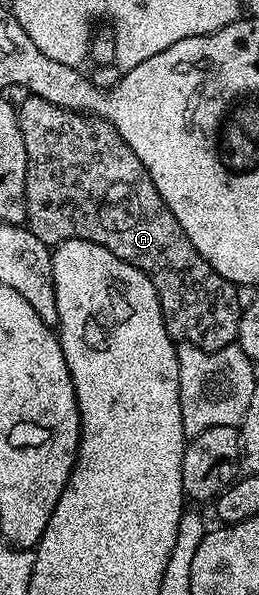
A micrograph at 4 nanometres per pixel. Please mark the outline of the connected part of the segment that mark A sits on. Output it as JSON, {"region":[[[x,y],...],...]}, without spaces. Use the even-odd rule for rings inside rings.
{"region":[[[25,96],[25,99],[19,102],[17,119],[23,132],[23,144],[27,148],[27,180],[25,181],[27,212],[25,213],[25,222],[31,233],[39,236],[39,240],[43,240],[43,244],[50,248],[58,246],[60,242],[66,242],[67,240],[91,240],[95,244],[107,248],[107,252],[115,252],[115,256],[119,256],[119,260],[127,260],[127,264],[139,268],[139,272],[143,272],[149,277],[155,292],[159,296],[163,324],[173,338],[174,343],[186,342],[187,344],[195,344],[204,350],[218,350],[224,346],[234,345],[237,341],[239,320],[242,312],[236,295],[236,285],[229,282],[227,278],[219,276],[215,272],[215,268],[211,268],[211,264],[207,264],[205,255],[197,251],[195,244],[191,244],[191,240],[187,240],[187,232],[183,232],[179,220],[175,220],[171,208],[167,208],[163,196],[159,196],[159,188],[155,188],[147,168],[143,168],[143,160],[139,160],[139,156],[135,156],[135,152],[131,152],[127,140],[123,140],[123,136],[119,136],[117,129],[106,118],[78,114],[76,110],[61,108],[53,104],[51,100],[45,100],[36,96]]]}

